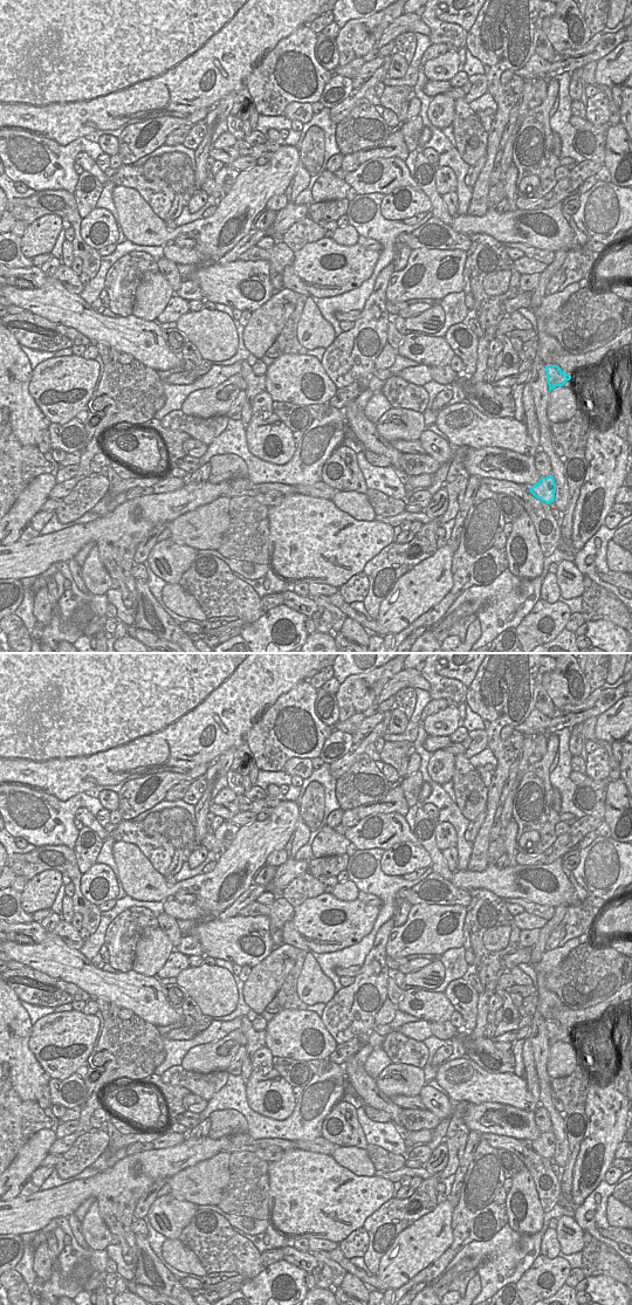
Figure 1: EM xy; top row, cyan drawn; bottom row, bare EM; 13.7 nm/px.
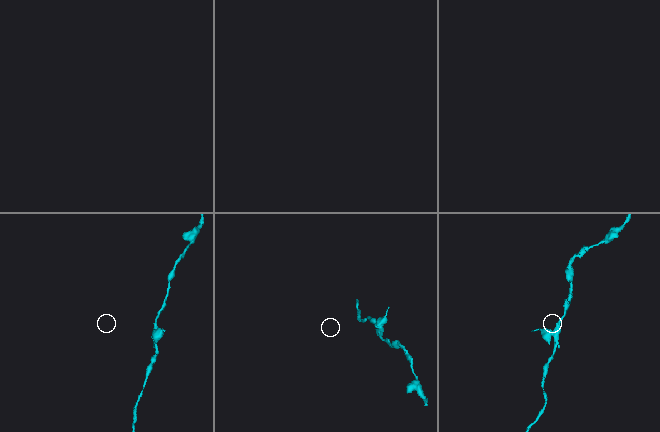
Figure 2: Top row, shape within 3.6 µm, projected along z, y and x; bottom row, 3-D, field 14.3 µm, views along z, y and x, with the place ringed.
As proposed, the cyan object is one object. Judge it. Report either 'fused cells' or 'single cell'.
fused cells

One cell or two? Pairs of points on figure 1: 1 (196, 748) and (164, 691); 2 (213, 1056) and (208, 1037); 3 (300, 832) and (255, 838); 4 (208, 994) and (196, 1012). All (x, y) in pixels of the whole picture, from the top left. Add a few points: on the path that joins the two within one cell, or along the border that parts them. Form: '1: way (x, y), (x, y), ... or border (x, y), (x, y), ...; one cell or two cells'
1: way (137, 740), (64, 761), (105, 714); one cell
2: border (234, 1029), (219, 1039), (194, 1045), (185, 1055); two cells
3: border (300, 818), (293, 832); two cells
4: border (189, 996), (203, 1014); two cells

